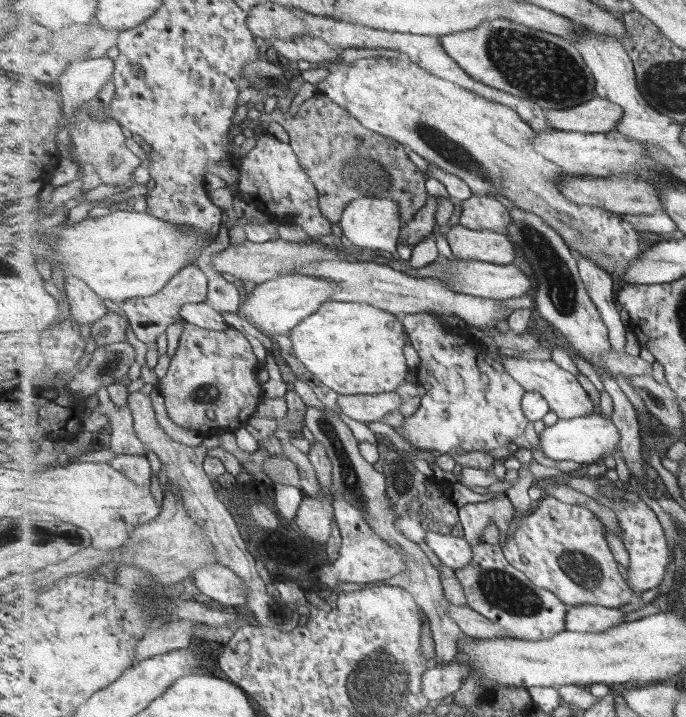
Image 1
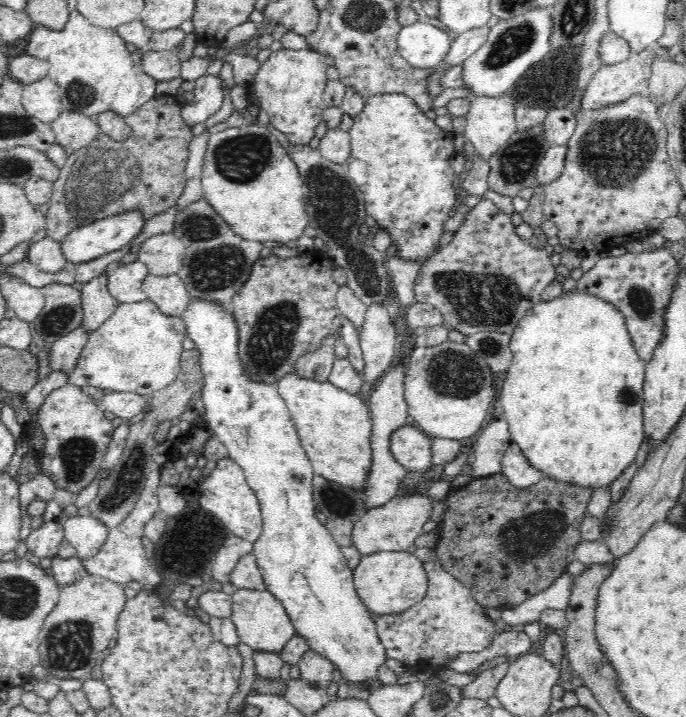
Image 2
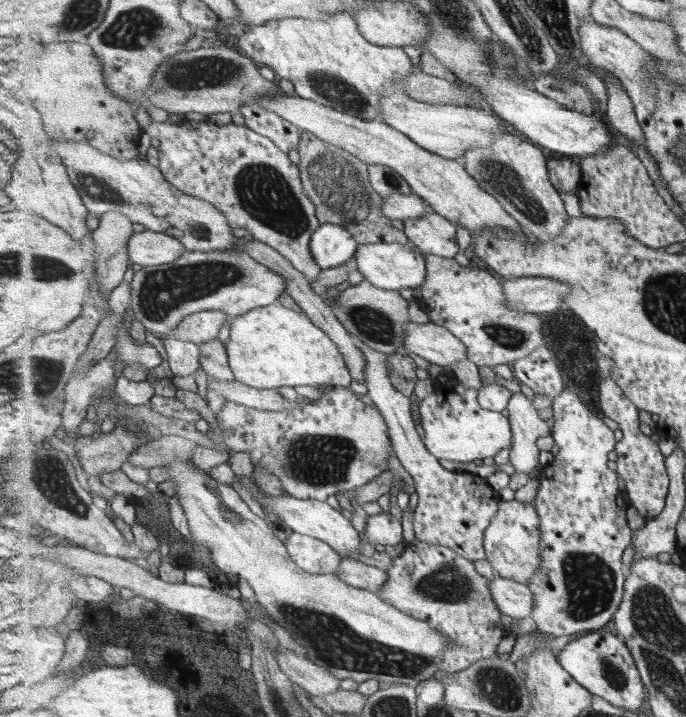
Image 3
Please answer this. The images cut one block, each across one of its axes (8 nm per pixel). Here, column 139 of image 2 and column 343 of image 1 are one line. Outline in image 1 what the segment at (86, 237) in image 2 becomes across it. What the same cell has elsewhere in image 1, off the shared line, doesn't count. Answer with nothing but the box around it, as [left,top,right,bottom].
[339,196,403,257]

